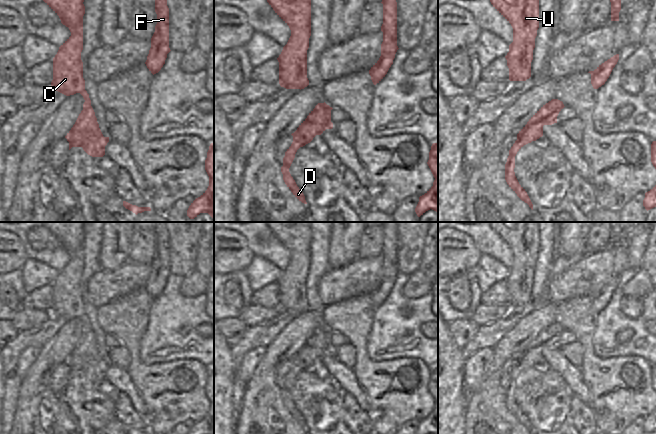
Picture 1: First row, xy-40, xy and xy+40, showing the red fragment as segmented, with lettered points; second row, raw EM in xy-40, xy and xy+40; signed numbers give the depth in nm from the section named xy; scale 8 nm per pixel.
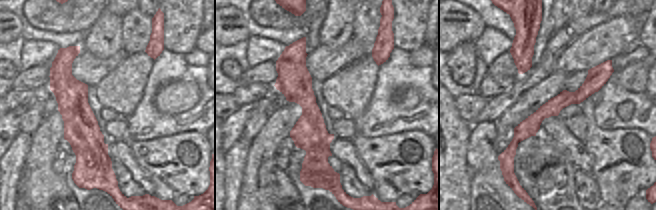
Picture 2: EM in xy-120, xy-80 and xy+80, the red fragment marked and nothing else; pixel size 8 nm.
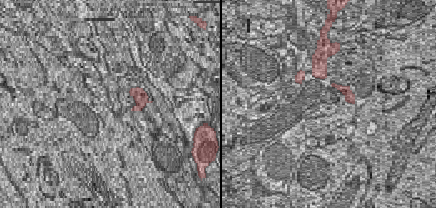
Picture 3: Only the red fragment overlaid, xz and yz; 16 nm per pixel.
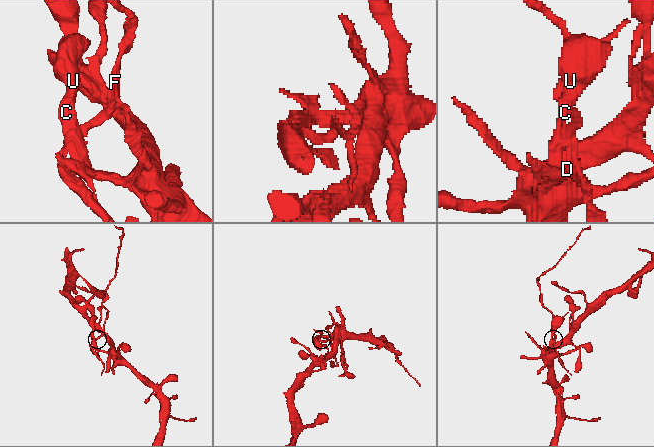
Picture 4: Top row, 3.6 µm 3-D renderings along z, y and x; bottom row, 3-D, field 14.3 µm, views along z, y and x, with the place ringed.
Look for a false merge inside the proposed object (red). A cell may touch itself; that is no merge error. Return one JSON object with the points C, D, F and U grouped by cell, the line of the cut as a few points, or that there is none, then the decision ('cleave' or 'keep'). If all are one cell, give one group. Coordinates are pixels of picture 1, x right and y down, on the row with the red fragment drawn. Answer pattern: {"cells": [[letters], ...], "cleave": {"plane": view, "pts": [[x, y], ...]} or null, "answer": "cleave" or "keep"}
{"cells": [["C", "U"], ["D", "F"]], "cleave": {"plane": "xy-40", "pts": [[69, 144], [73, 146]]}, "answer": "cleave"}

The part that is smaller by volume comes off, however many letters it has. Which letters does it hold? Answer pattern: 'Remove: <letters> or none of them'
Remove: D, F

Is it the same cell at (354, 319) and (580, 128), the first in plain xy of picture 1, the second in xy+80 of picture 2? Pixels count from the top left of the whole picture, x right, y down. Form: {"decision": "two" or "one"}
{"decision": "two"}

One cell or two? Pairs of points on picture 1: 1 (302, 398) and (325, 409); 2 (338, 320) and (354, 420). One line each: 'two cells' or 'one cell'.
1: one cell
2: two cells

